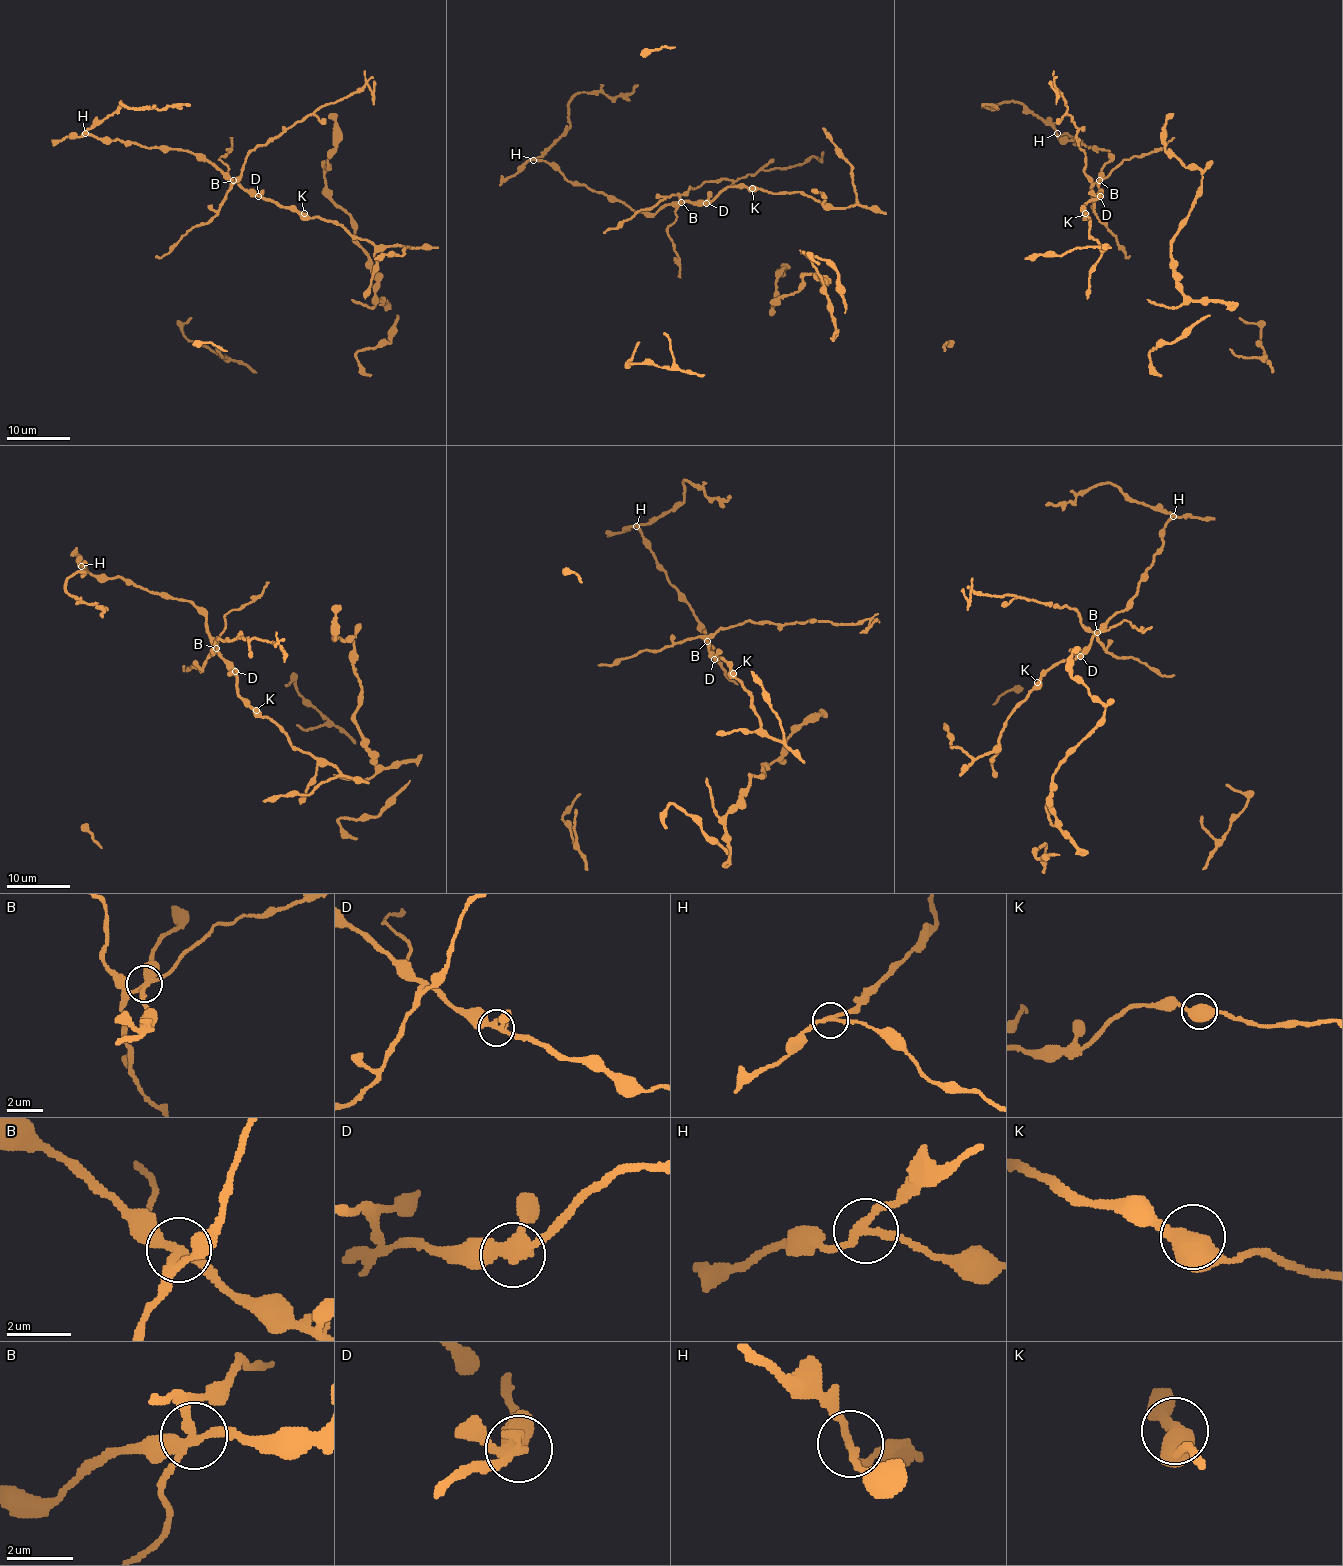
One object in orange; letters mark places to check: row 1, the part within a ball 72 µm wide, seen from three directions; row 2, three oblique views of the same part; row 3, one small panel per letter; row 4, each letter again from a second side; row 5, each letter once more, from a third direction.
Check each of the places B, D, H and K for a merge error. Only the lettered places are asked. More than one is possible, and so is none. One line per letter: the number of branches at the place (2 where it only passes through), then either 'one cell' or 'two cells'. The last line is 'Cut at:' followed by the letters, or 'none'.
B: 4 branches meet; two cells
D: 3 branches meet; one cell
H: 3 branches meet; two cells
K: 3 branches meet; one cell
Cut at: B, H

